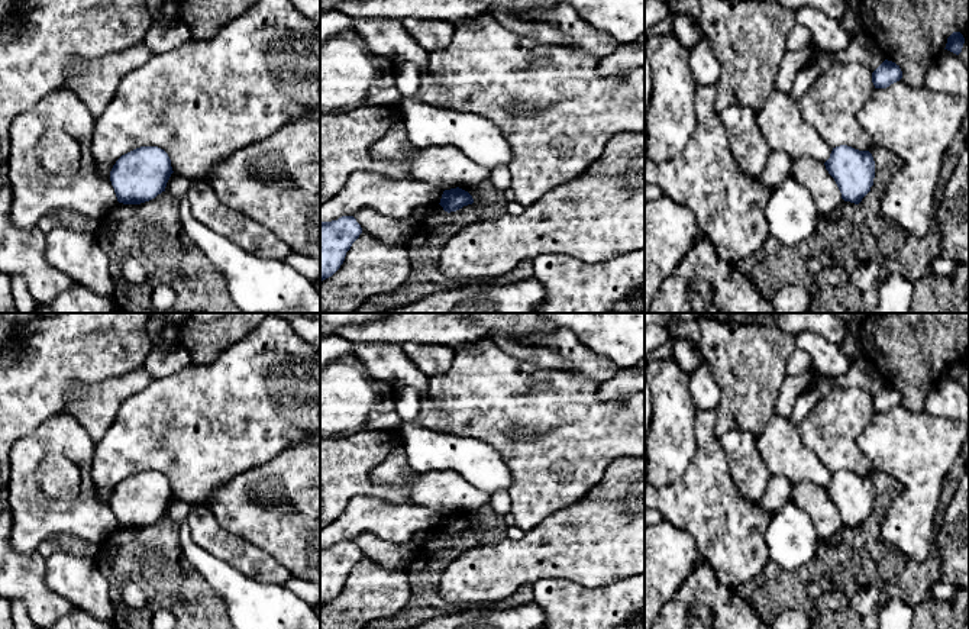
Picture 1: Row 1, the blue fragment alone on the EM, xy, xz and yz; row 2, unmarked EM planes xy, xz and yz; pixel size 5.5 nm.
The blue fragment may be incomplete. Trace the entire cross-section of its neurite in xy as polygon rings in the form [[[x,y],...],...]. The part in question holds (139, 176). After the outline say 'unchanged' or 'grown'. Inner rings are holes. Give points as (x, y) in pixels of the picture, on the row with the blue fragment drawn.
[[[140,146],[122,155],[110,171],[119,203],[140,204],[165,191],[172,174],[168,154],[158,146]]]; unchanged

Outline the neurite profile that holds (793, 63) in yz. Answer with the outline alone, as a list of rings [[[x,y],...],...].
[[[811,41],[802,49],[792,51],[792,52],[786,51],[786,54],[784,55],[784,59],[779,64],[778,75],[775,78],[776,90],[782,93],[789,93],[795,81],[795,77],[801,70],[805,68],[815,48],[817,46]]]

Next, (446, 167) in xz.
[[[397,122],[371,146],[378,161],[401,162],[411,178],[427,181],[440,190],[477,186],[490,177],[490,171],[469,159],[452,145],[416,148],[407,135],[406,123]]]

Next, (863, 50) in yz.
[[[860,33],[853,38],[844,51],[821,52],[818,61],[798,72],[789,96],[802,97],[815,83],[817,77],[826,72],[834,64],[855,62],[868,67],[872,72],[885,61],[878,42],[869,35]]]

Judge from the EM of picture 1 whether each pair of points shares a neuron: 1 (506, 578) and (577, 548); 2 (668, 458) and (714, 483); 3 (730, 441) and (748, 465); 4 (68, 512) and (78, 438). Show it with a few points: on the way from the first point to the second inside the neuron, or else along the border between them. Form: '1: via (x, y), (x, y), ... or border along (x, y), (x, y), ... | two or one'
1: via (523, 561), (559, 548) | one
2: border along (695, 434), (695, 455), (687, 470), (659, 487) | two
3: via (736, 447), (745, 460) | one
4: via (86, 493), (83, 457) | one

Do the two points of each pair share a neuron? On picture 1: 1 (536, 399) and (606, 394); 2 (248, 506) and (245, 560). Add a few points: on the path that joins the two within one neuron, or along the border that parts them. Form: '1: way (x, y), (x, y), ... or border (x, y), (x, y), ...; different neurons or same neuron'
1: border (597, 392), (603, 400), (616, 400), (629, 393); different neurons
2: border (217, 522), (228, 531), (265, 550), (275, 560); different neurons

